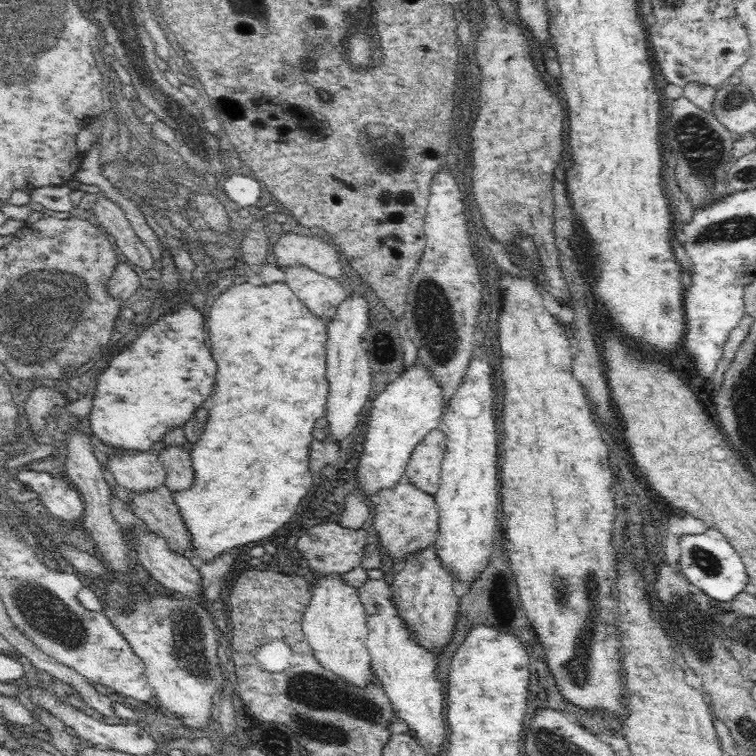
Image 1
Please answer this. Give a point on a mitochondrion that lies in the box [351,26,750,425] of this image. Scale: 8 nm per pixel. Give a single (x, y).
(696, 147)

